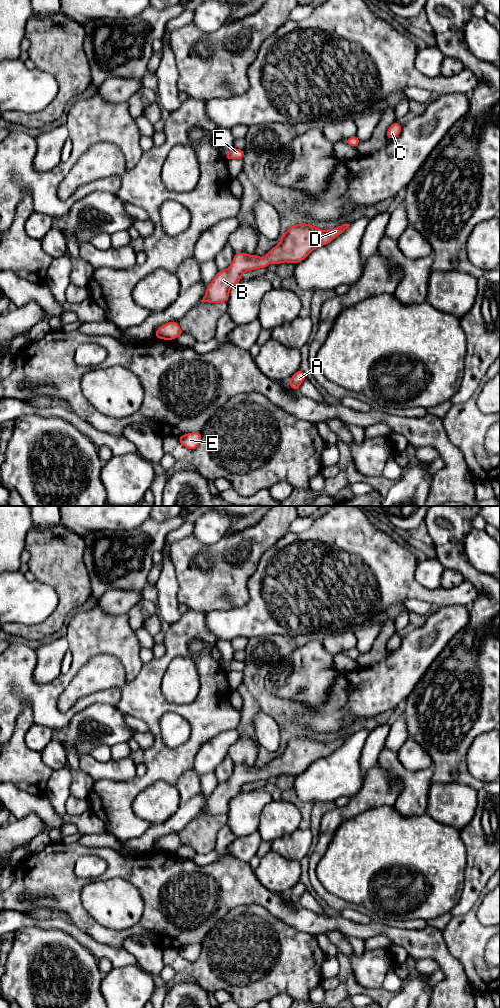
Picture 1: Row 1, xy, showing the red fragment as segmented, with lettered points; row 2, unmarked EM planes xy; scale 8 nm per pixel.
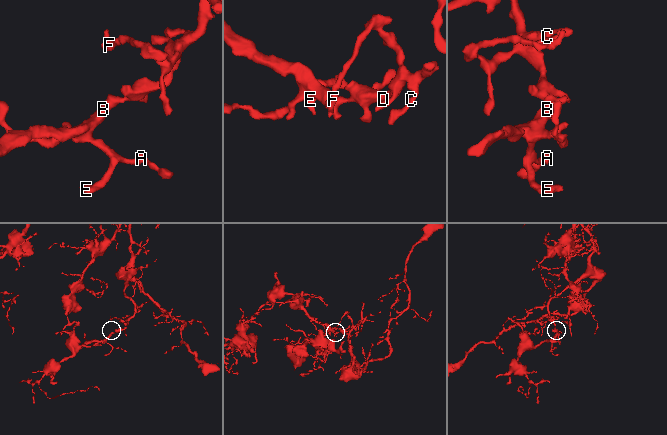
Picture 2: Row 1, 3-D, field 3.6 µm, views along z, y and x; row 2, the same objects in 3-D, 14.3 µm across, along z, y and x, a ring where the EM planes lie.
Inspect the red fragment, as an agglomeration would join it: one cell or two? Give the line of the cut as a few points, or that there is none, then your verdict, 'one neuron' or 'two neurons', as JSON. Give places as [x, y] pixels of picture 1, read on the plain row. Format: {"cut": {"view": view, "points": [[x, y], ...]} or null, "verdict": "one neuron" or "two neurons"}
{"cut": null, "verdict": "one neuron"}

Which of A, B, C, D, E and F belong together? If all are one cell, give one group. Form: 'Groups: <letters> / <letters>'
Groups: A B C D E F

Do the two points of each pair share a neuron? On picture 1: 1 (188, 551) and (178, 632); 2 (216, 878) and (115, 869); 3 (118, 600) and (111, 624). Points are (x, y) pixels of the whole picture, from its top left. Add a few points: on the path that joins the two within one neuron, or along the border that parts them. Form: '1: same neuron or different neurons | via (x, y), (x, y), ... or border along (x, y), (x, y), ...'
1: different neurons | border along (188, 609), (205, 614)
2: same neuron | via (191, 878), (162, 878), (140, 872)
3: different neurons | border along (98, 600), (99, 606), (108, 613), (127, 614)

